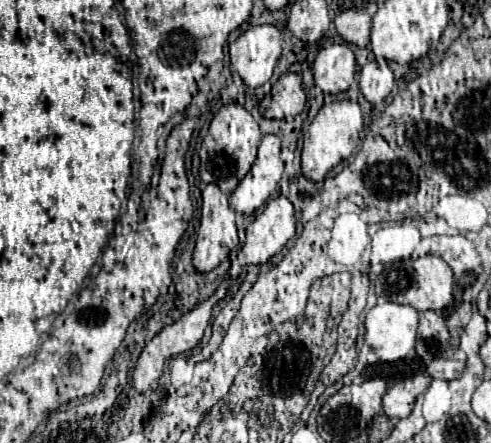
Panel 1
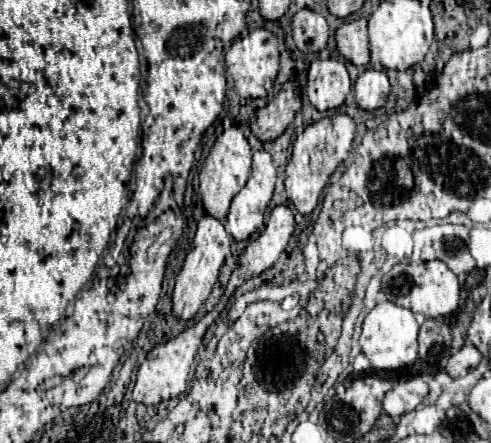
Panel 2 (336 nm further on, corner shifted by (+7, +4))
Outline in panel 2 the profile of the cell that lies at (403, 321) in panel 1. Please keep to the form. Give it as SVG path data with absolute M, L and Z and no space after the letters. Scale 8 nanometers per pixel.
M380 302L376 304L364 318L362 334L360 334L360 346L366 358L370 360L370 366L376 370L396 370L402 366L410 366L418 358L418 330L420 324L412 310L400 308L392 302Z

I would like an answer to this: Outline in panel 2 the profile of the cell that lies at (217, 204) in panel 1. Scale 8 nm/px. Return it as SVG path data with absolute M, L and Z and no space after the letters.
M202 216L202 220L198 222L196 236L192 240L192 250L188 252L180 274L176 276L176 286L172 294L172 312L176 318L192 320L198 314L198 310L204 306L214 284L218 282L218 274L226 260L226 252L230 250L230 244L232 244L232 236L224 230L224 224L216 218Z

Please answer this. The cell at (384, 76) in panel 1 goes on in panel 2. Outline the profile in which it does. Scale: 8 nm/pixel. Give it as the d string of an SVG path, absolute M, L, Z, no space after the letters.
M366 68L354 84L356 104L358 104L358 108L368 110L368 112L382 108L388 100L388 94L390 94L388 76L374 68Z

